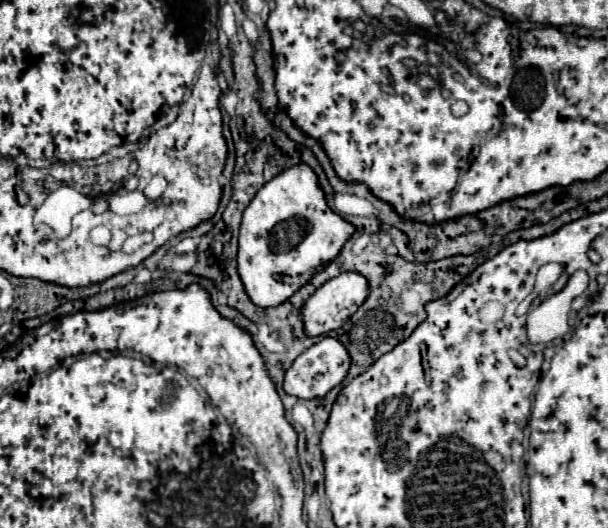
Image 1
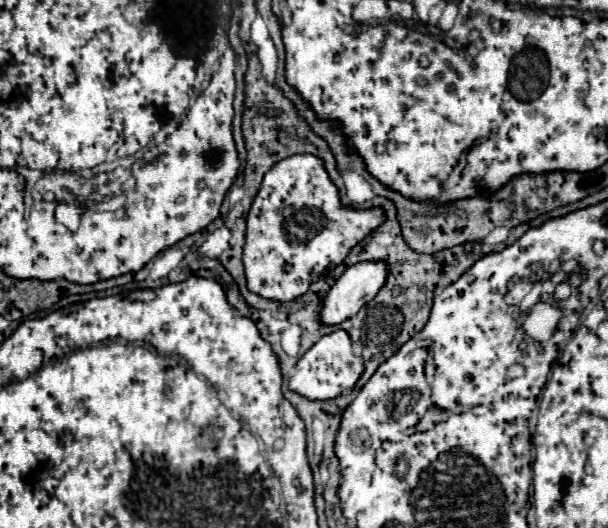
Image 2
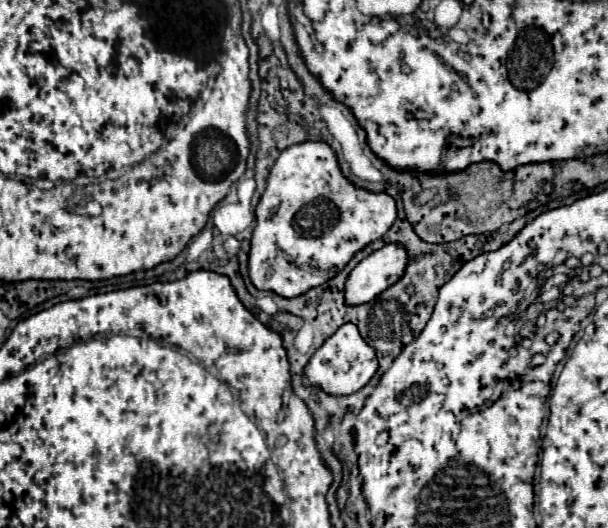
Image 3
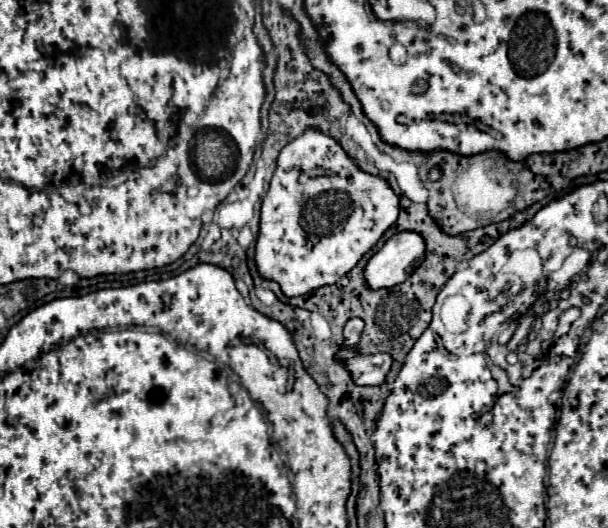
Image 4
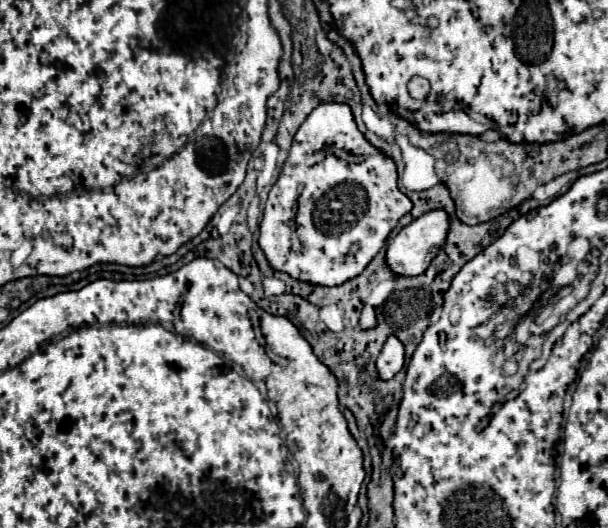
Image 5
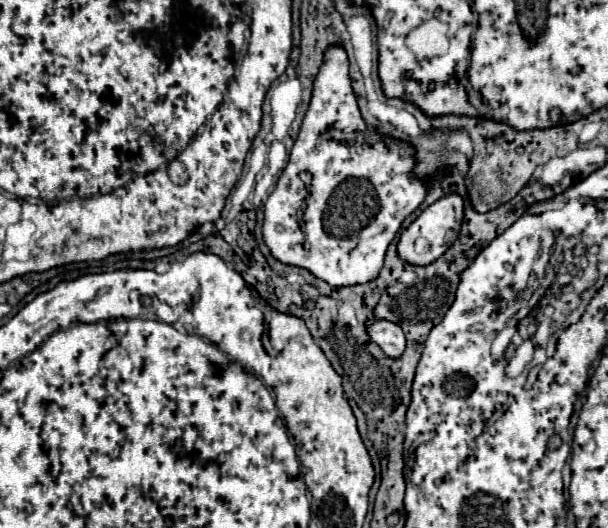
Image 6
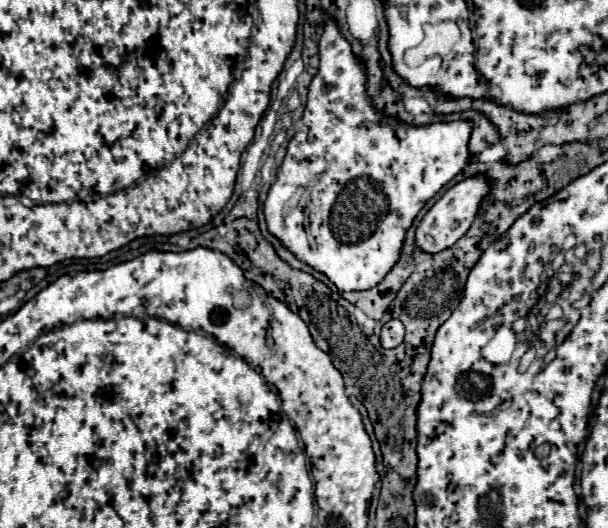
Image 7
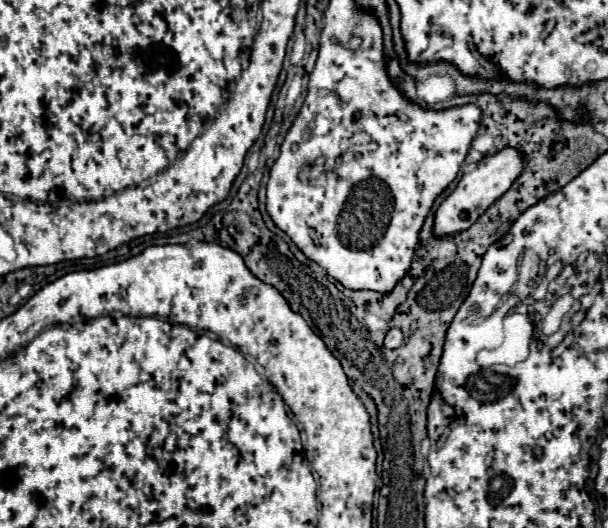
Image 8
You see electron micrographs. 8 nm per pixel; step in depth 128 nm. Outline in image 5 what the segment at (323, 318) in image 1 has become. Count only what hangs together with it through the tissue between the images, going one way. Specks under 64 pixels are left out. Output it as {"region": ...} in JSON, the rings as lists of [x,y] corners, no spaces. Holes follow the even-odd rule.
{"region":[[[444,208],[430,210],[430,212],[422,214],[420,218],[416,218],[406,228],[402,228],[390,240],[388,252],[386,252],[386,262],[392,268],[392,272],[398,274],[398,276],[418,276],[418,274],[422,274],[430,266],[430,262],[438,256],[442,246],[446,244],[448,228],[450,228],[450,216]]]}

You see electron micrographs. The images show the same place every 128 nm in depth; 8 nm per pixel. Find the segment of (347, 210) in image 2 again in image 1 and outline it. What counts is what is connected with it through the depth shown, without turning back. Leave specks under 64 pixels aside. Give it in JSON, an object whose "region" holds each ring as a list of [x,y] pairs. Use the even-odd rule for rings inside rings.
{"region":[[[300,162],[276,174],[258,190],[242,216],[238,274],[250,300],[262,308],[286,302],[340,254],[354,230],[354,224],[330,210],[318,176],[308,164]]]}

